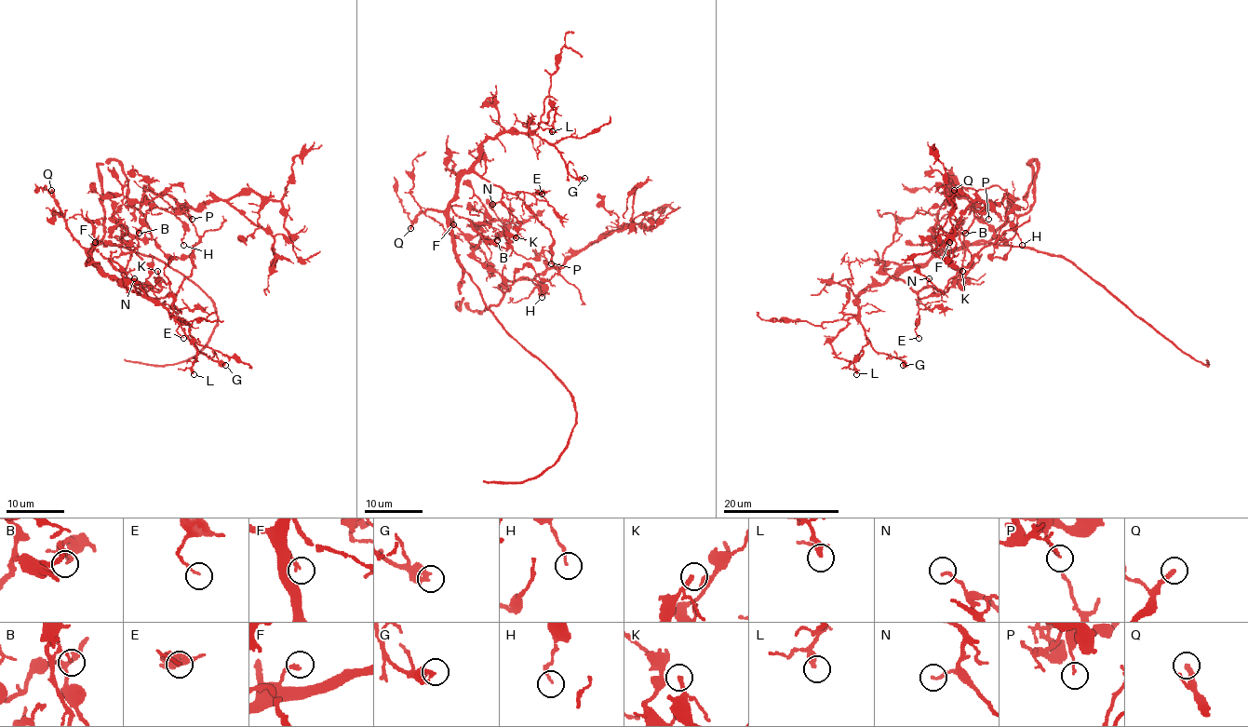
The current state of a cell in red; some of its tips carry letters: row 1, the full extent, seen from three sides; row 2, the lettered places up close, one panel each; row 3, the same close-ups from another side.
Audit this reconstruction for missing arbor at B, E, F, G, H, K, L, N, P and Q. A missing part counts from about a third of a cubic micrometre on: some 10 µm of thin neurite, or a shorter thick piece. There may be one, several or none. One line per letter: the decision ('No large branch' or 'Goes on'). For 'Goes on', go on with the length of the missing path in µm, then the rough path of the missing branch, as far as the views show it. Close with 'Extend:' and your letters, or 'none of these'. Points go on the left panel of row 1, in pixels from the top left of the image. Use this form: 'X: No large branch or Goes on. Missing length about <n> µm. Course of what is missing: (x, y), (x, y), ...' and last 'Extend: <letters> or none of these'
B: No large branch
E: No large branch
F: No large branch
G: No large branch
H: No large branch
K: No large branch
L: No large branch
N: No large branch
P: No large branch
Q: Goes on. Missing length about 25 µm
Extend: Q

